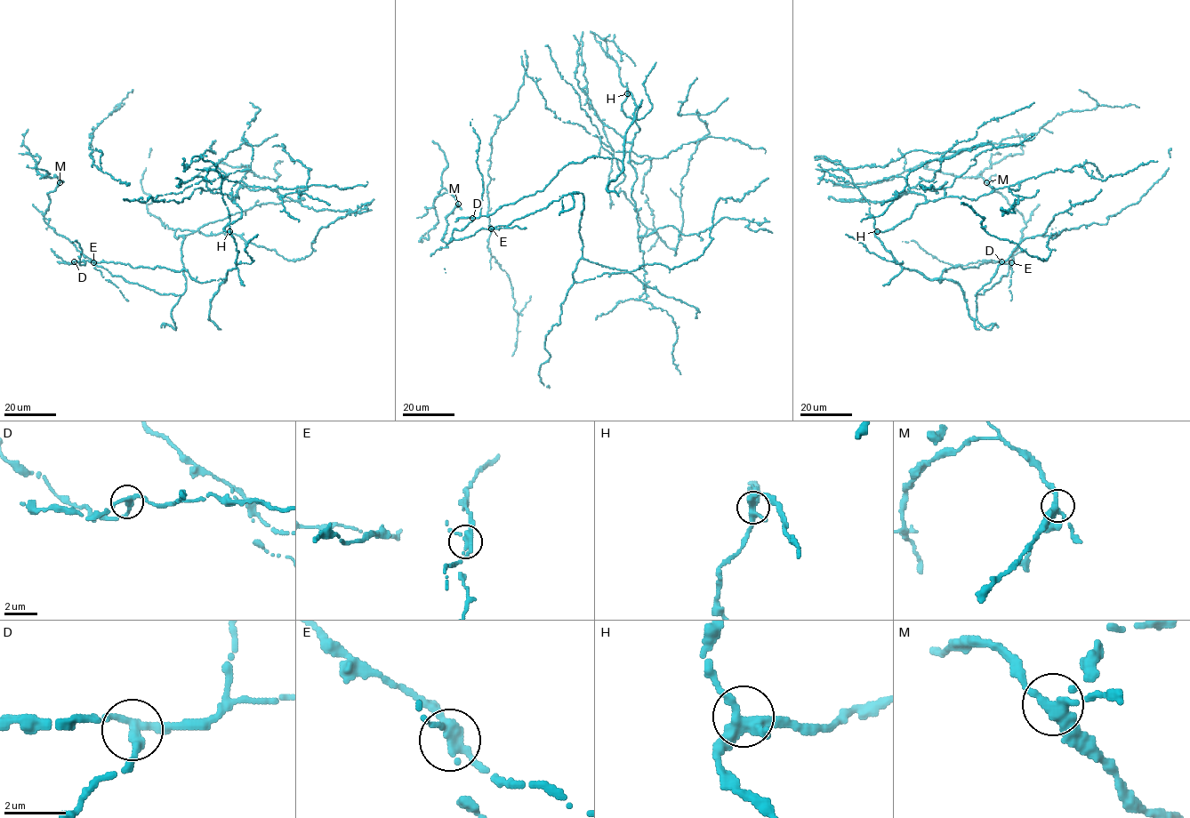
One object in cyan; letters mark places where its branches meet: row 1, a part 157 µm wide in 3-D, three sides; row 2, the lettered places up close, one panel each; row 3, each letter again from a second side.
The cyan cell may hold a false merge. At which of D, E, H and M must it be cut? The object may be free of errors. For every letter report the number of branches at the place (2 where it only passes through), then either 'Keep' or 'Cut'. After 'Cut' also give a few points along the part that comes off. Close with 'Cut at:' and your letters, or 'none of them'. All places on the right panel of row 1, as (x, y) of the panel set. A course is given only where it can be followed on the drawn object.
D: Branches: 3. Keep
E: Branches: 3. Cut. Course of the part to remove: (1012, 262), (1009, 287), (1011, 300)
H: Branches: 3. Keep
M: Branches: 3. Keep
Cut at: E

